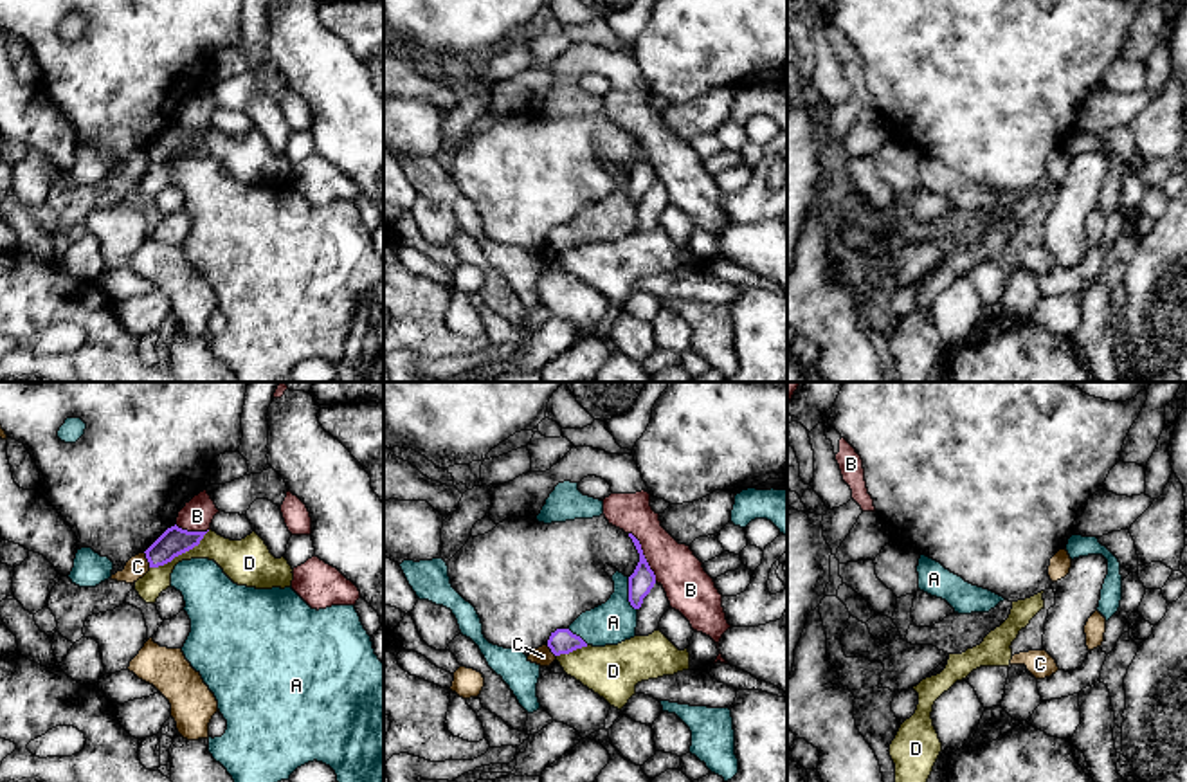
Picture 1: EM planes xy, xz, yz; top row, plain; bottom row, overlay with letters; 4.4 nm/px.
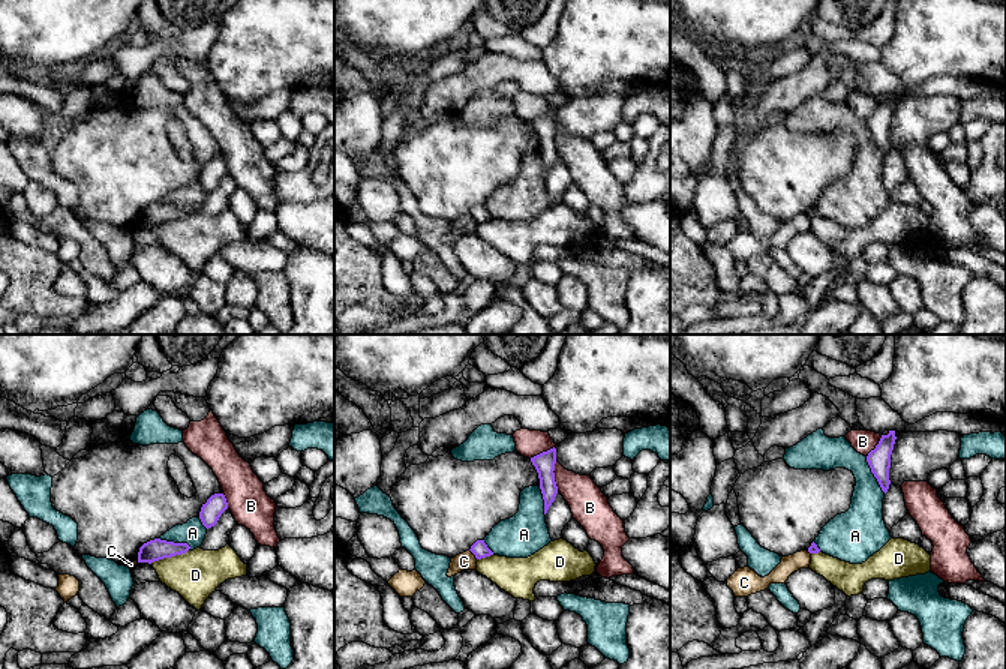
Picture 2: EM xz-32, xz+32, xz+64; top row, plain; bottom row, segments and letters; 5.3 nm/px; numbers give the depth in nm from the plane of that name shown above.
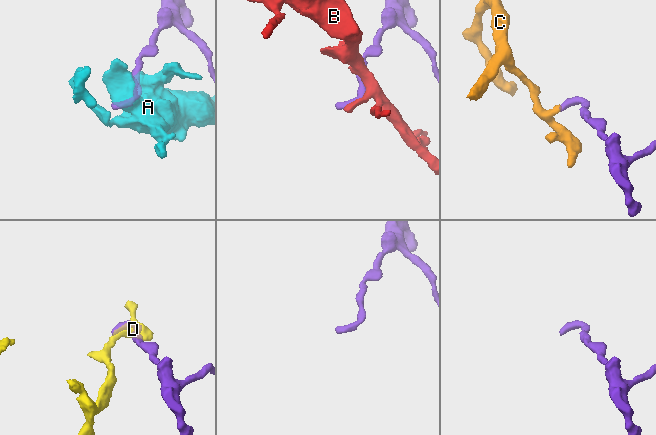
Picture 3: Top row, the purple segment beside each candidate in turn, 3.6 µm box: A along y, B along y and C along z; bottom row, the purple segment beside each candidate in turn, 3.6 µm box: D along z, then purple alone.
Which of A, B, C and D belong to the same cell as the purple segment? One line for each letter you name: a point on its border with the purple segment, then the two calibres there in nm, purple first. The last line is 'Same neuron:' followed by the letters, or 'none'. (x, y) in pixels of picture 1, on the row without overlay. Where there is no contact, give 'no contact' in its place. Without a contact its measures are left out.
Same neuron: none

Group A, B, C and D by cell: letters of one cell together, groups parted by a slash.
A / B / C / D

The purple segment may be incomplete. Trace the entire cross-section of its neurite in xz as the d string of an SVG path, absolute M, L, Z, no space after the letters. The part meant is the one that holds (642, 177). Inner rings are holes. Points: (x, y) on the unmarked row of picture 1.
M629 130L629 133L632 135L639 150L639 159L634 169L629 173L629 198L634 205L639 205L643 200L643 195L650 189L650 186L656 180L656 171L643 151L639 137L632 130Z

